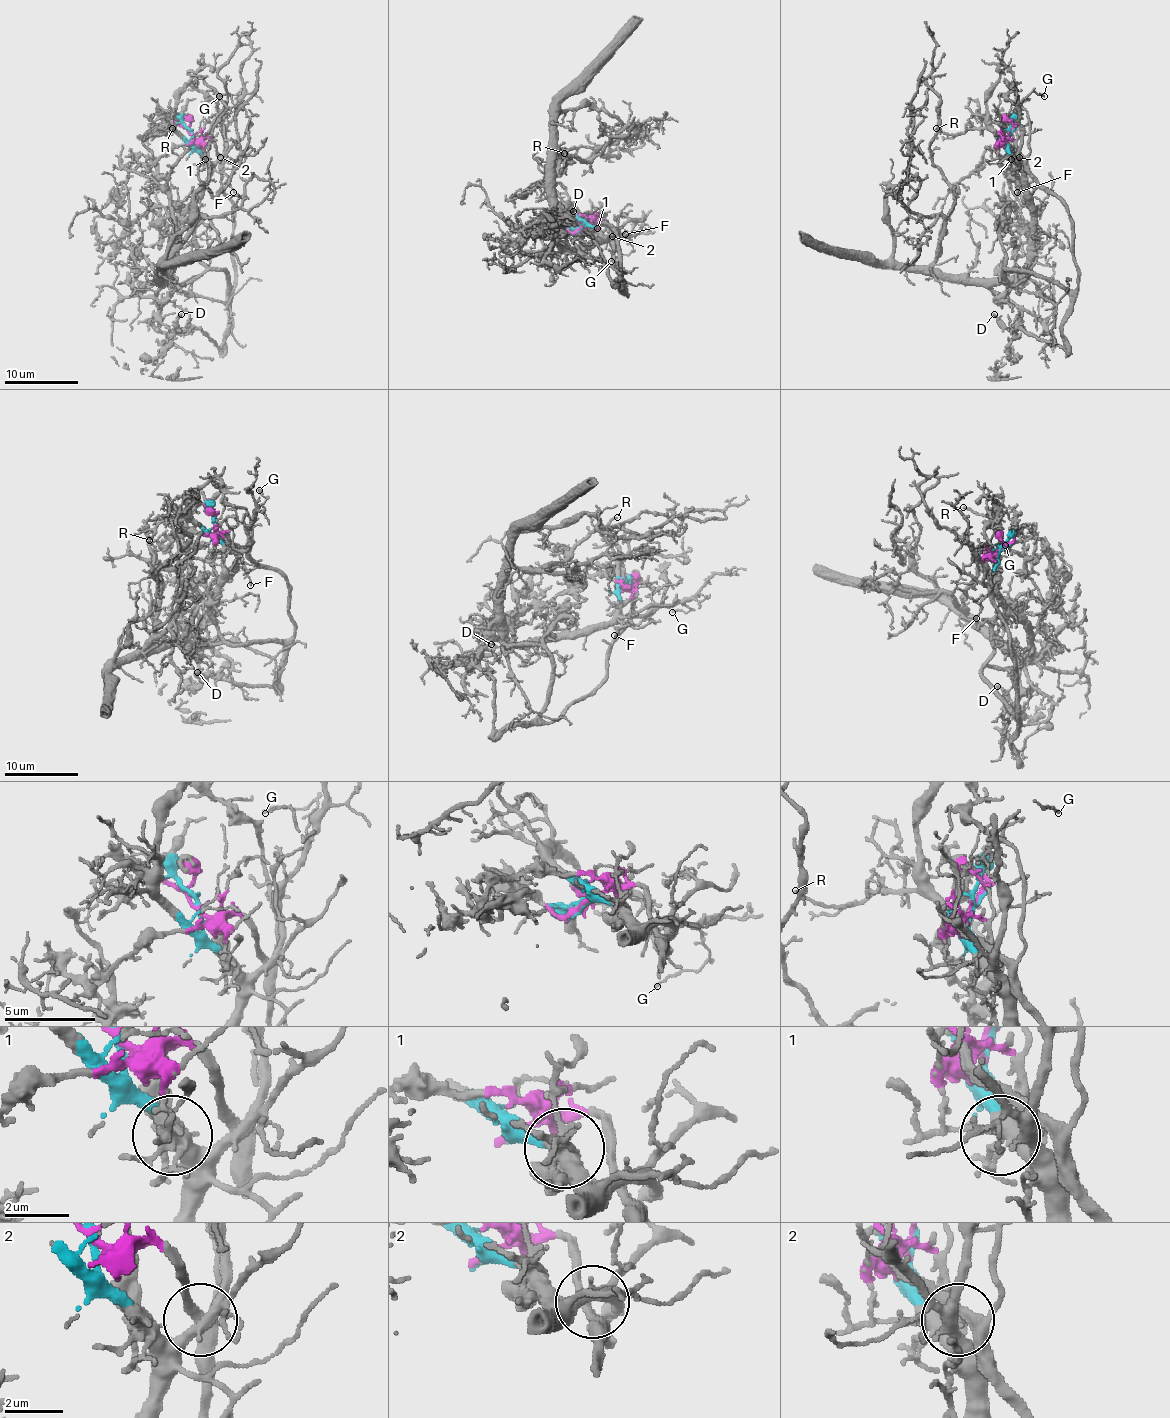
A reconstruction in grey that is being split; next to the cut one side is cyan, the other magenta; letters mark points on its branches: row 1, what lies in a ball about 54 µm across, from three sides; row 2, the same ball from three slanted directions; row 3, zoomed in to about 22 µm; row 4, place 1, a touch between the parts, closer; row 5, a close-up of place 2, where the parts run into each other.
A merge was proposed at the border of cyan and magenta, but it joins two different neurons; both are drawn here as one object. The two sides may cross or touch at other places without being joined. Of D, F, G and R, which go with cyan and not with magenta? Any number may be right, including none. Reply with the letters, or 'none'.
F, G, R

